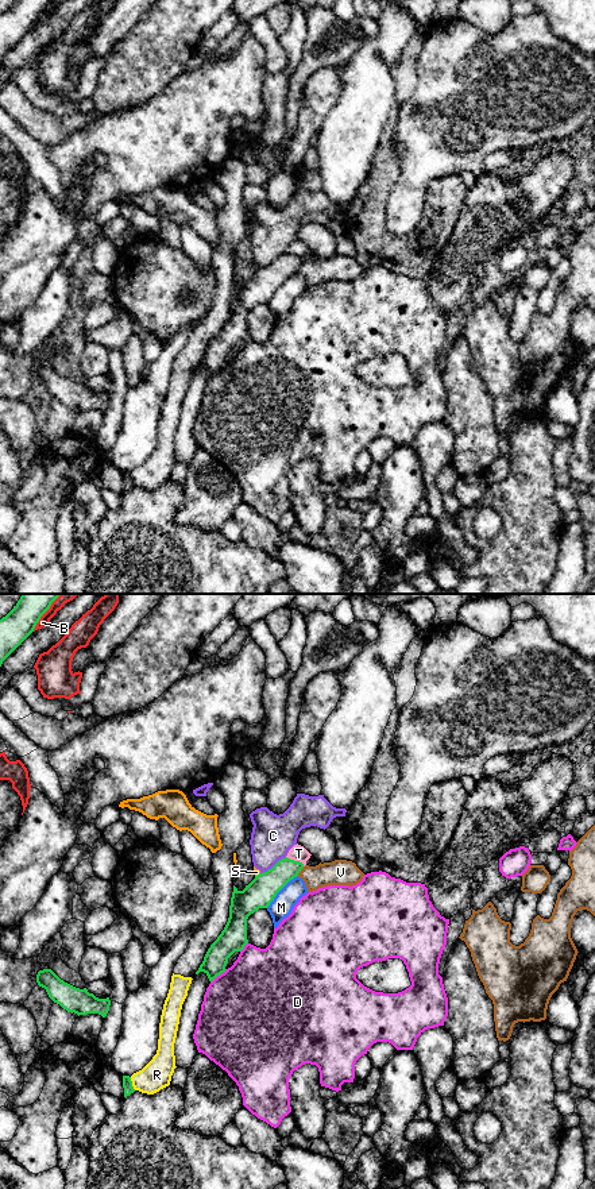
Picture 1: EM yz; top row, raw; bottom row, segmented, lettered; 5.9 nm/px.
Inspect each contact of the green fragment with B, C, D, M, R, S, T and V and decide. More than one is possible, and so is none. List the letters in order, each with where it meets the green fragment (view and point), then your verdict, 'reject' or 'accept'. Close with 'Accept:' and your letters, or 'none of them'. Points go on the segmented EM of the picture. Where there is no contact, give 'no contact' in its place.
B: yz (45, 612) | reject
C: yz (274, 865) | reject
D: yz (219, 975) | reject
M: yz (279, 890) | reject
R: yz (131, 1084) | reject
S: yz (258, 875) | reject
T: yz (296, 861) | reject
V: yz (300, 871) | reject
Accept: none of them

